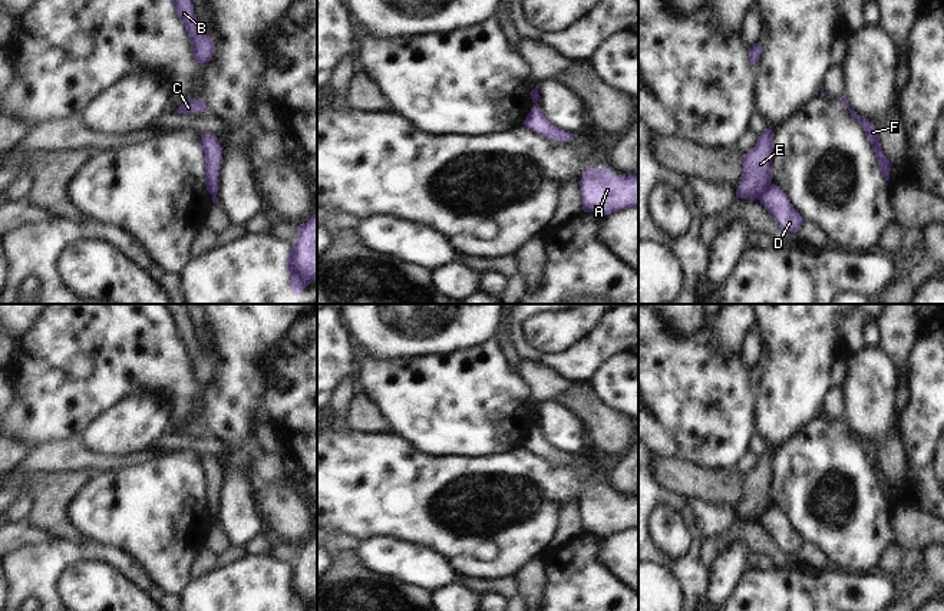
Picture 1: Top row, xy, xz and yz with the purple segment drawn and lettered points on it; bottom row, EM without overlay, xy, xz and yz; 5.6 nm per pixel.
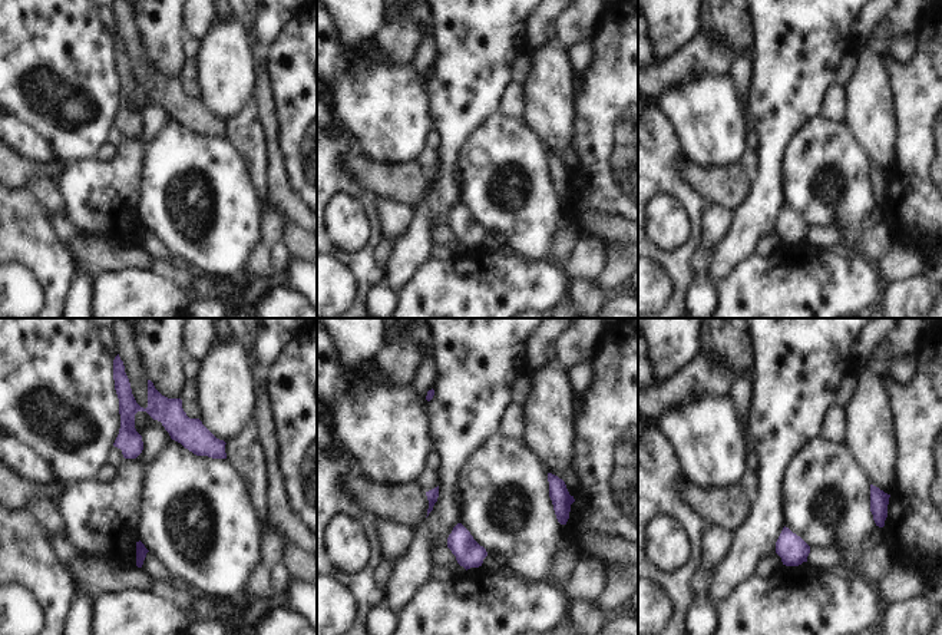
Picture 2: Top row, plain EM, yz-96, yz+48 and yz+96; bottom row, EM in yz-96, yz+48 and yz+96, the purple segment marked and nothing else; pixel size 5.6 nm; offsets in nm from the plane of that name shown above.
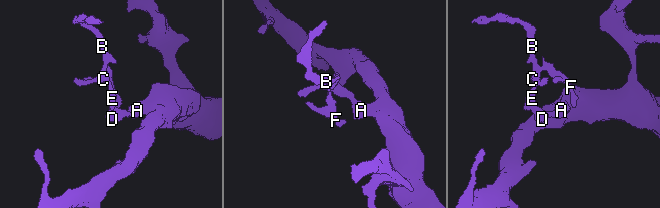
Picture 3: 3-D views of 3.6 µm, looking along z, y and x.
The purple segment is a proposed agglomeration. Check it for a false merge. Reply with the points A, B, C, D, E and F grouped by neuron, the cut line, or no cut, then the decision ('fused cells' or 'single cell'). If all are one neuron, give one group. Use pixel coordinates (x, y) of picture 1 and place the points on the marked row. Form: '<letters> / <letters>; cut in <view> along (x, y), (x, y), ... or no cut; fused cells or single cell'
A D / B C E F; cut in yz along (769, 184), (758, 198); fused cells

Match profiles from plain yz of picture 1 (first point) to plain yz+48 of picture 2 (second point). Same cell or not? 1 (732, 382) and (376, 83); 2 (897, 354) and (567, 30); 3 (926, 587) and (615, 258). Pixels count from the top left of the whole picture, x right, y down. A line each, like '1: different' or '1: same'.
1: same
2: same
3: same

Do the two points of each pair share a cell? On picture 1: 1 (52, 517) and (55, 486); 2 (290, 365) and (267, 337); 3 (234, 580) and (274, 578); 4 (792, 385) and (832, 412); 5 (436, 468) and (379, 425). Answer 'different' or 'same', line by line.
1: same
2: different
3: same
4: different
5: different

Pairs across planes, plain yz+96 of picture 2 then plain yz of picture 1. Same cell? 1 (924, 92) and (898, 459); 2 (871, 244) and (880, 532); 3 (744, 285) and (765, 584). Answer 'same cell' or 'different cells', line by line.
1: different cells
2: different cells
3: same cell

